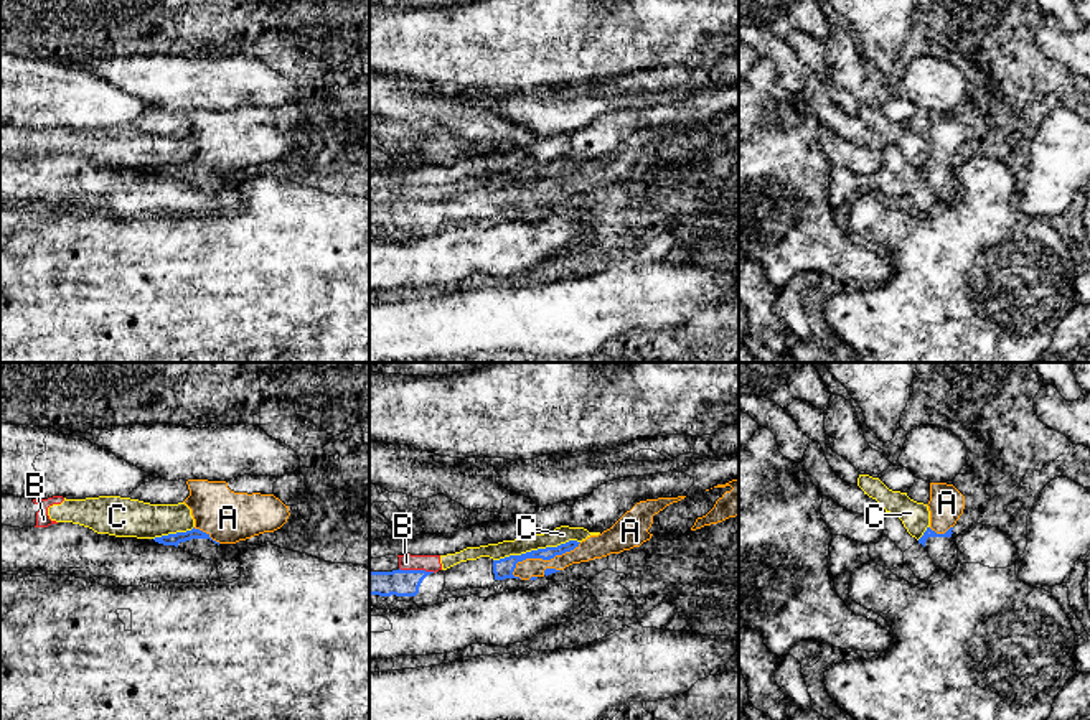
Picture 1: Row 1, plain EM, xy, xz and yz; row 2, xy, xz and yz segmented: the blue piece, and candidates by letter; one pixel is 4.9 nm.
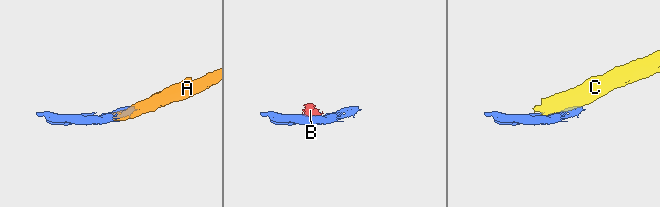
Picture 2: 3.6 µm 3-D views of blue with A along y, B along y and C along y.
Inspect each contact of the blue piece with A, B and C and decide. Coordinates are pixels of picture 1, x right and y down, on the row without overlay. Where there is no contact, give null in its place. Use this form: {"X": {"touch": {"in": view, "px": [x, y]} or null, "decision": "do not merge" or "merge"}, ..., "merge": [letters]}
{"A": {"touch": {"in": "xz", "px": [543, 190]}, "decision": "merge"}, "B": {"touch": {"in": "xz", "px": [418, 201]}, "decision": "do not merge"}, "C": {"touch": {"in": "xz", "px": [538, 180]}, "decision": "do not merge"}, "merge": ["A"]}

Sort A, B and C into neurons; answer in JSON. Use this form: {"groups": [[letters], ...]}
{"groups": [["A"], ["B", "C"]]}

